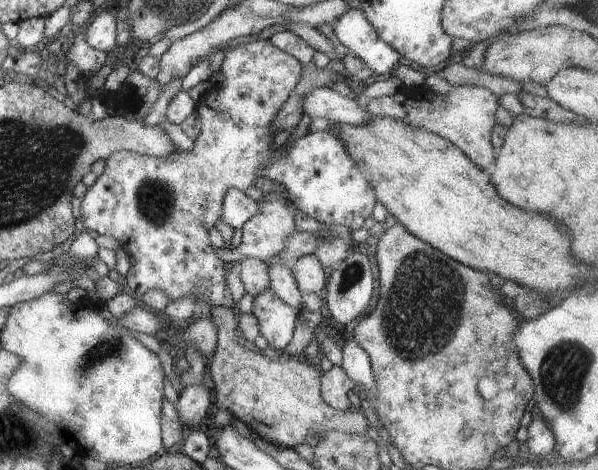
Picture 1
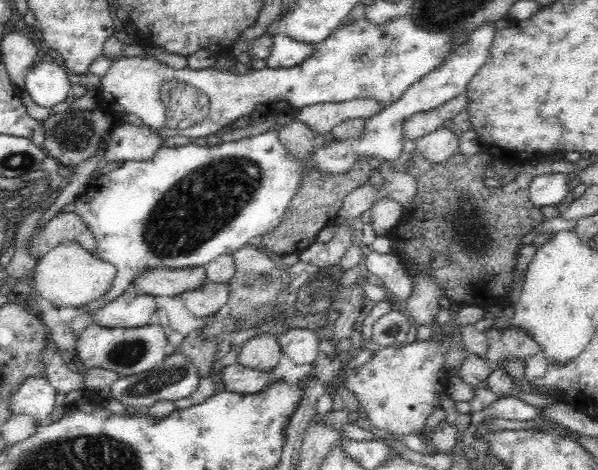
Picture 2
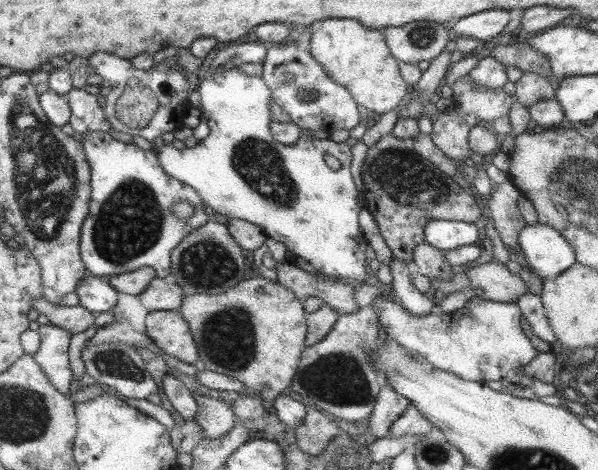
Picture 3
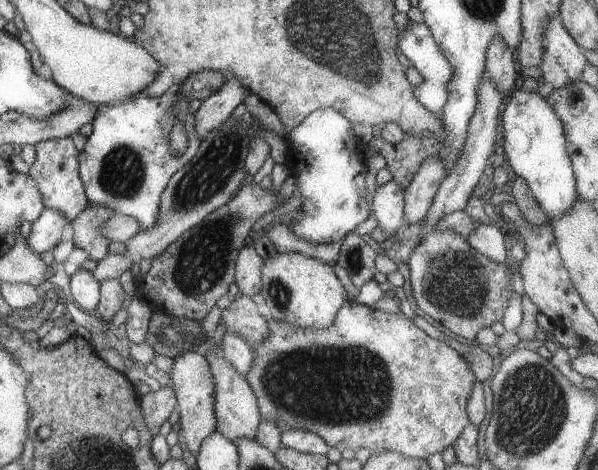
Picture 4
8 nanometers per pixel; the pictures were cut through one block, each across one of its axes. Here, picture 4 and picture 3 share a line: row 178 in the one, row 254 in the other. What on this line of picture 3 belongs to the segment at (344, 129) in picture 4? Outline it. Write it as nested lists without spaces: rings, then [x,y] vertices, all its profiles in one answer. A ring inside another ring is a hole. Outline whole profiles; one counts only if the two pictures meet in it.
[[[238,66],[228,71],[216,72],[212,77],[203,76],[198,94],[202,106],[201,119],[208,123],[209,135],[195,146],[182,150],[172,144],[158,148],[152,145],[166,175],[190,186],[203,203],[218,214],[259,226],[267,237],[282,242],[288,251],[307,260],[308,264],[312,264],[326,278],[343,280],[357,286],[365,283],[371,275],[369,260],[366,258],[369,244],[358,225],[361,208],[350,170],[351,147],[345,142],[306,137],[300,137],[297,143],[291,145],[274,140],[271,133],[270,88],[266,87],[262,78],[247,76]],[[328,153],[340,160],[340,169],[333,170],[326,165],[324,154]]]

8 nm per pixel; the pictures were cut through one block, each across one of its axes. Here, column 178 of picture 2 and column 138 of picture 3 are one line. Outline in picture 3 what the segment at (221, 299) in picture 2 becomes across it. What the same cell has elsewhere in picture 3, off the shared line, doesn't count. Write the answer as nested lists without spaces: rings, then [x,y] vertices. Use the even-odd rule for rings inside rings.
[[[154,277],[150,284],[138,295],[148,312],[159,310],[179,310],[183,290],[176,283],[166,283],[163,278]]]

